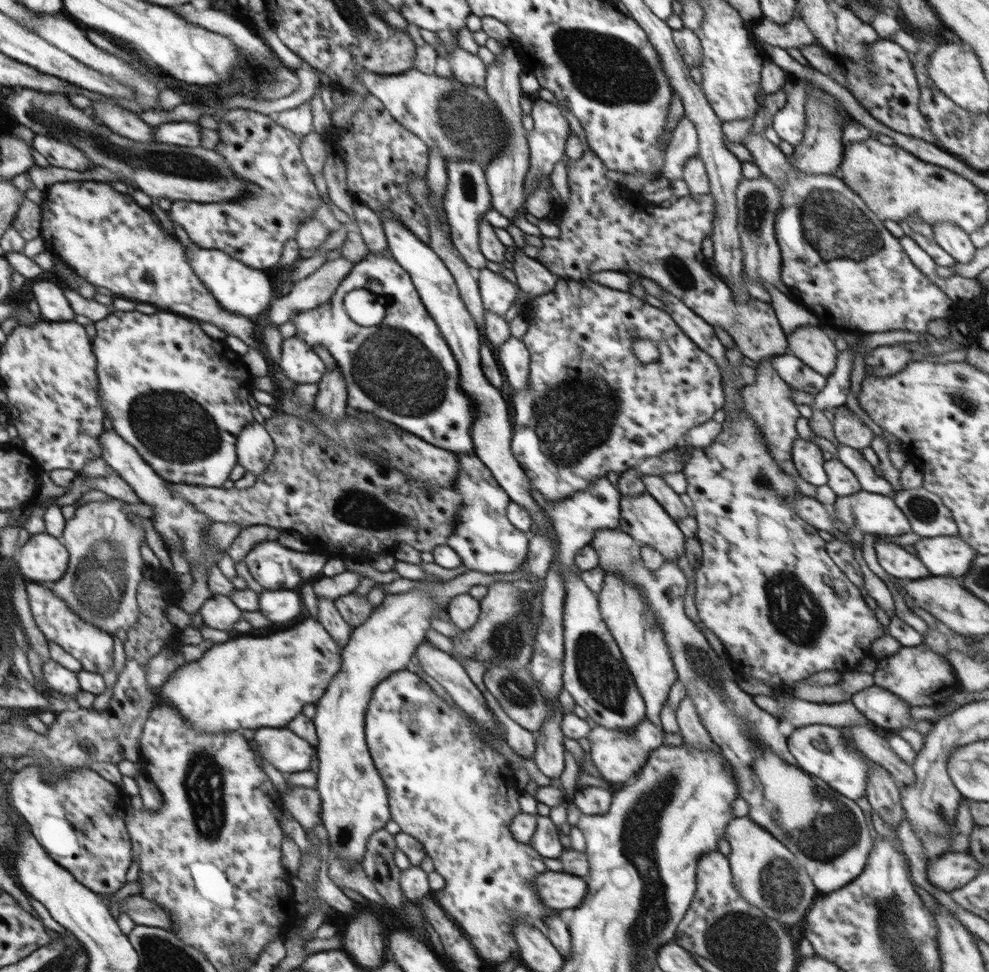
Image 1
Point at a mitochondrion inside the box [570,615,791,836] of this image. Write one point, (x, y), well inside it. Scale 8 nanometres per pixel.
(599, 672)

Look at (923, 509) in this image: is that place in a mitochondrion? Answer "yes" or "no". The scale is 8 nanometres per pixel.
yes

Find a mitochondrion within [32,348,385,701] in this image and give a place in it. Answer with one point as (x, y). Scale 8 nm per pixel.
(167, 423)

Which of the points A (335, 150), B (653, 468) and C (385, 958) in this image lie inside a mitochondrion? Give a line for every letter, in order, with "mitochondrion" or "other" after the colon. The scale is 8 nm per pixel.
A: other
B: other
C: other

